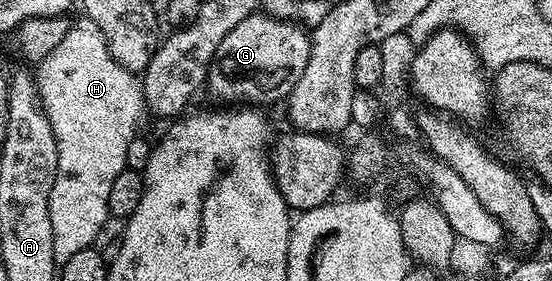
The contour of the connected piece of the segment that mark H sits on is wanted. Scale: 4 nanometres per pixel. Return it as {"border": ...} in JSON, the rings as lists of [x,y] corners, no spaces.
{"border":[[[80,17],[77,23],[73,22],[69,26],[66,37],[62,37],[62,41],[54,48],[54,53],[50,53],[35,68],[34,78],[40,94],[40,103],[44,106],[44,112],[50,121],[50,129],[54,129],[54,141],[58,147],[58,169],[54,177],[54,189],[50,189],[50,225],[54,229],[54,261],[57,265],[61,265],[74,256],[74,253],[91,248],[96,243],[94,241],[99,237],[104,222],[109,222],[108,202],[110,201],[110,189],[114,185],[114,177],[118,177],[118,173],[122,173],[128,167],[126,149],[130,146],[130,141],[137,138],[139,131],[136,130],[139,129],[140,122],[146,119],[144,85],[138,78],[137,72],[127,71],[118,61],[114,61],[106,45],[106,37],[100,32],[98,25],[94,25],[94,21],[90,21],[87,17]]]}

